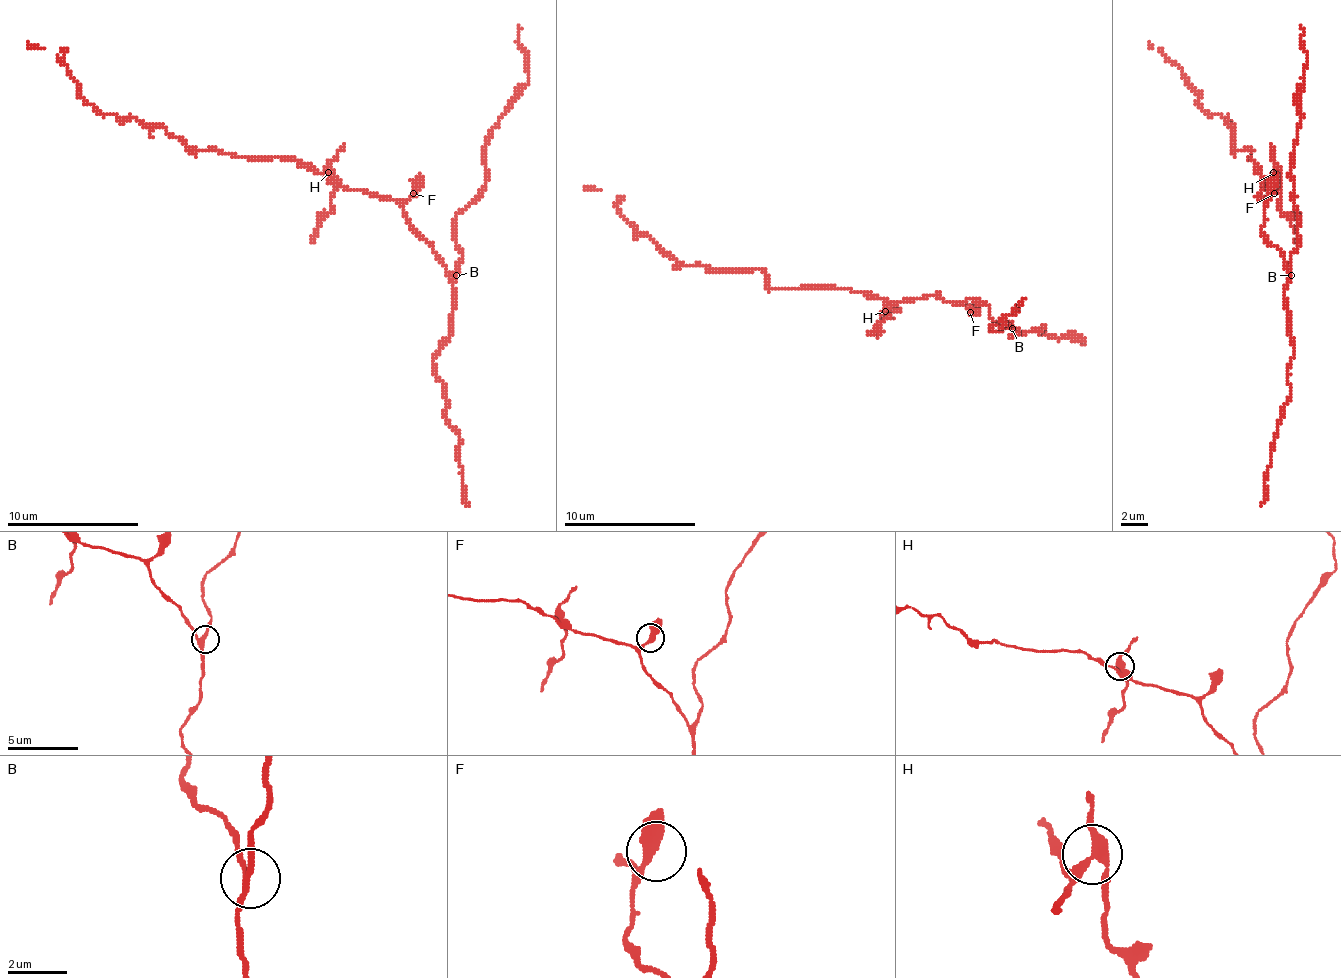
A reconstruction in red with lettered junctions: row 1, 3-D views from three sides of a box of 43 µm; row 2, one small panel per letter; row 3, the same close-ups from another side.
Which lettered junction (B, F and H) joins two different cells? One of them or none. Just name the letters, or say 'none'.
H

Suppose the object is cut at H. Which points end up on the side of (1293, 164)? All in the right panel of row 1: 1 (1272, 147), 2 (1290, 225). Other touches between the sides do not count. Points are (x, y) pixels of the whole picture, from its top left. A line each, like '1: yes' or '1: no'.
1: no
2: no

